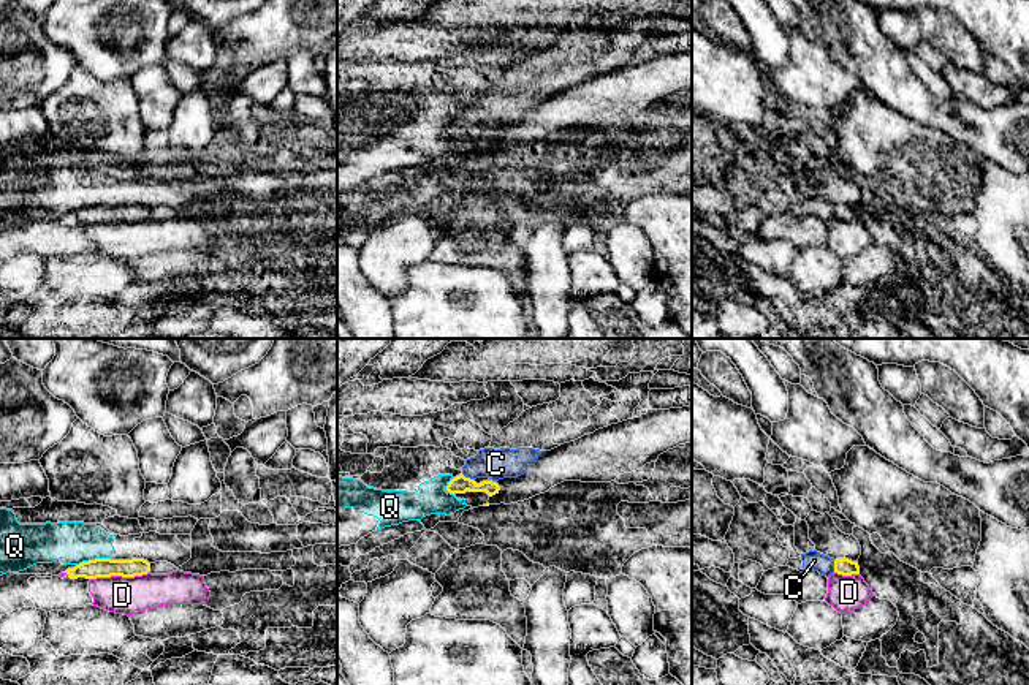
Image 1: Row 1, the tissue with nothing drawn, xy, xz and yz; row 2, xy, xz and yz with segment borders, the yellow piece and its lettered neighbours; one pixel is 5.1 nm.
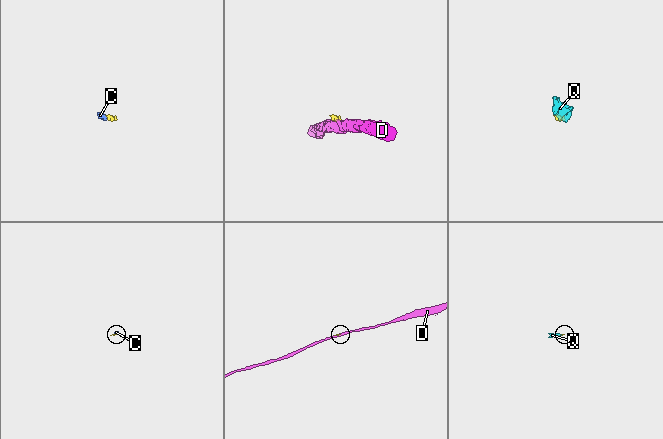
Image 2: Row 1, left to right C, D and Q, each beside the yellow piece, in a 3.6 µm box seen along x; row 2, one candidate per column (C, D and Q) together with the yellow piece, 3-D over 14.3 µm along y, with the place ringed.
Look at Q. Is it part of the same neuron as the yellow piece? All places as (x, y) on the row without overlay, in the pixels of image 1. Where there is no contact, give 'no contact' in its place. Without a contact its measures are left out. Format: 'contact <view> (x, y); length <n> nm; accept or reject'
contact xy (102, 204); length 90 nm; reject

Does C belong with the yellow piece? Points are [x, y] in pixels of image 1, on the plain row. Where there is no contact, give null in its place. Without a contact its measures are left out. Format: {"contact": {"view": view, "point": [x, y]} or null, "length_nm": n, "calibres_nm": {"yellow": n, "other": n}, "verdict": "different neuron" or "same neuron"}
{"contact": {"view": "yz", "point": [835, 212]}, "length_nm": 60, "calibres_nm": {"yellow": 90, "other": 100}, "verdict": "same neuron"}

